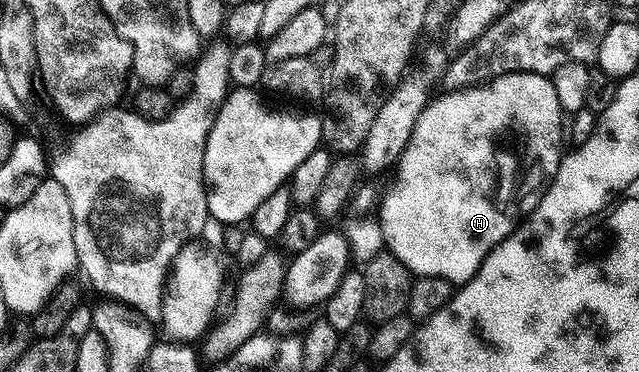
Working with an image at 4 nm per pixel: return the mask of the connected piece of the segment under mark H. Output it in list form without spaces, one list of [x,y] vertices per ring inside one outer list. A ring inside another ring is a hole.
[[[514,71],[508,75],[502,75],[496,79],[490,79],[485,85],[477,87],[462,87],[459,91],[447,91],[430,100],[426,109],[417,117],[417,125],[413,125],[413,137],[409,137],[409,145],[405,145],[403,155],[399,158],[394,168],[395,180],[379,207],[377,218],[380,223],[381,233],[384,235],[385,247],[390,254],[397,257],[410,269],[412,276],[441,277],[452,285],[462,285],[469,282],[475,276],[477,269],[485,261],[485,257],[505,237],[515,232],[516,227],[532,215],[537,205],[543,200],[543,194],[547,192],[547,186],[555,179],[559,168],[559,160],[565,154],[565,112],[557,101],[557,93],[553,90],[550,78],[546,75],[529,73],[528,71]]]

